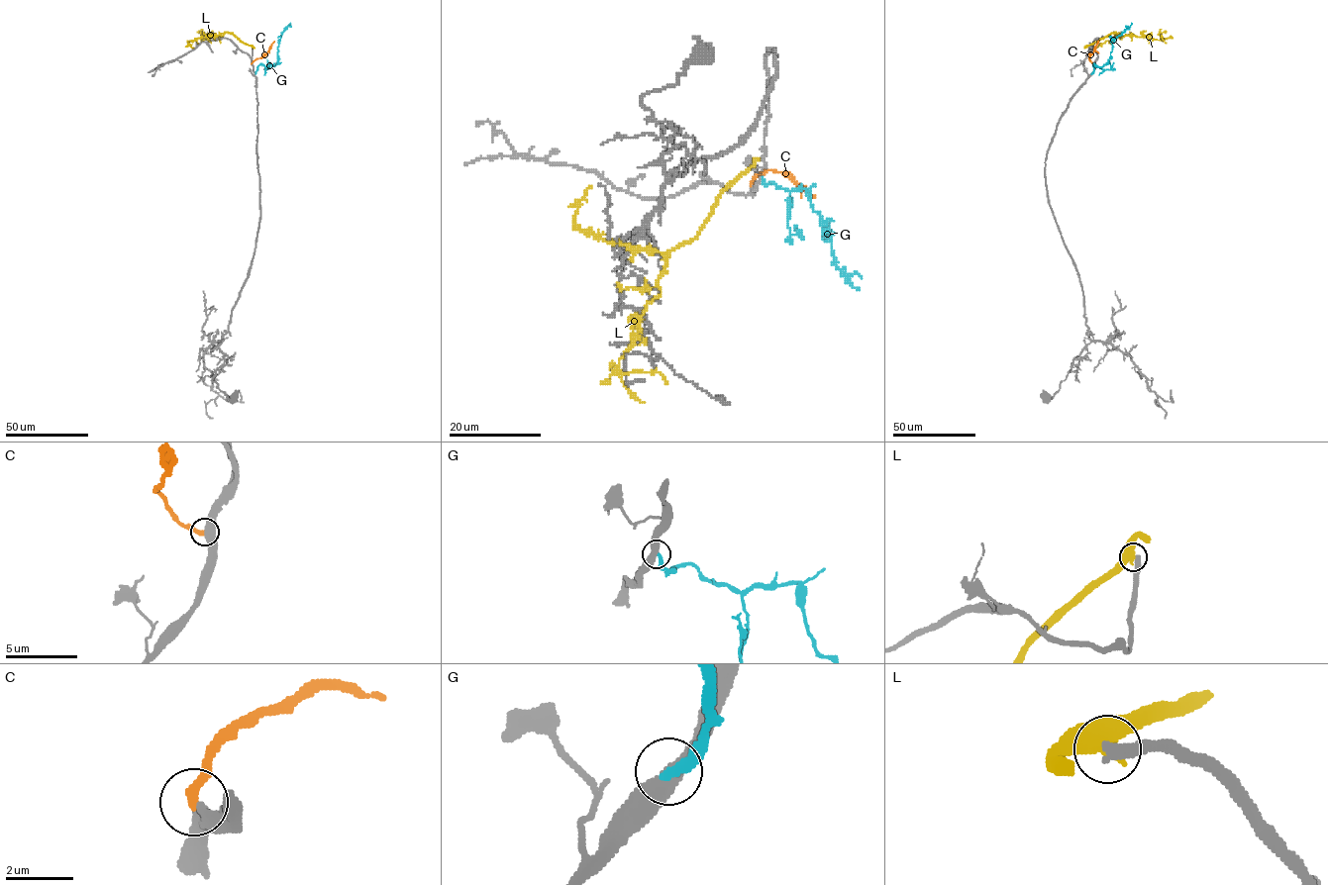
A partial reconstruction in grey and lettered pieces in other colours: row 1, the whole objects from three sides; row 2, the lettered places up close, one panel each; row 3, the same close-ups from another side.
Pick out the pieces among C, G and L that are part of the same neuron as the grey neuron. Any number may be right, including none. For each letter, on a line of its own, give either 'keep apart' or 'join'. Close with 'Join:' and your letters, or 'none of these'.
C: keep apart
G: keep apart
L: keep apart
Join: none of these

